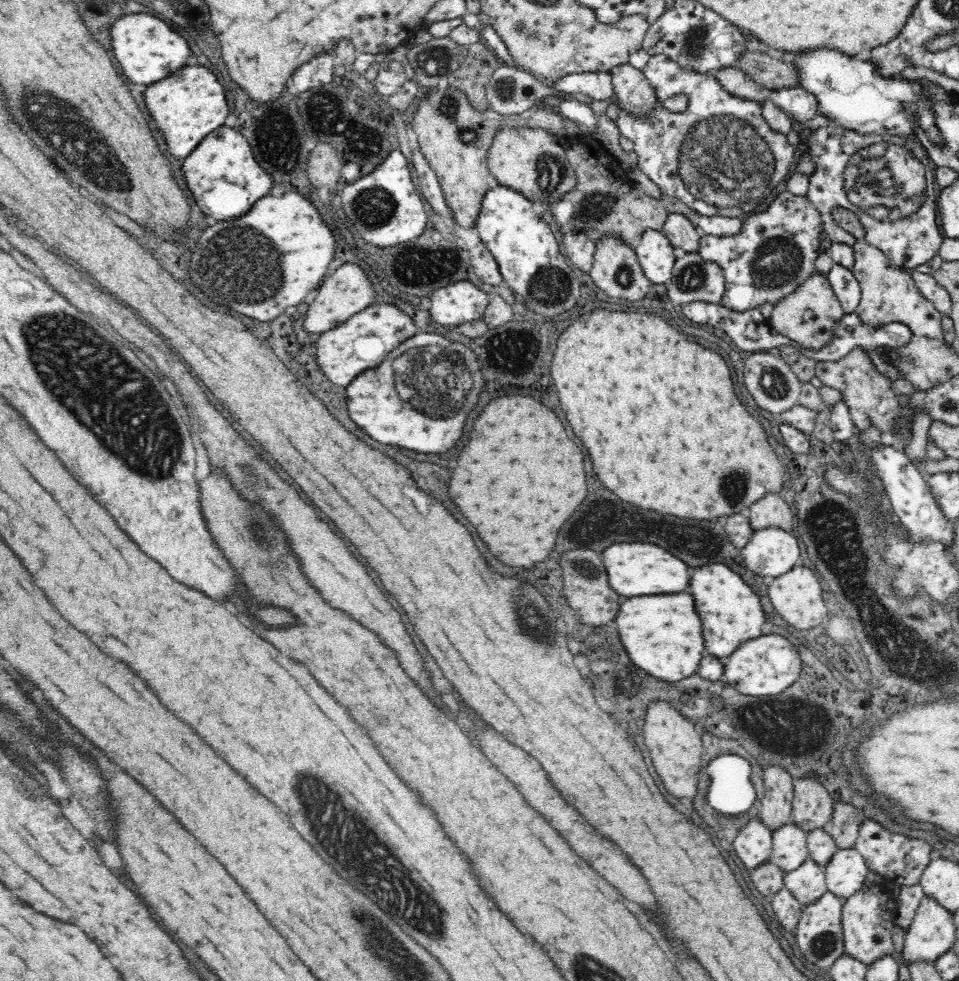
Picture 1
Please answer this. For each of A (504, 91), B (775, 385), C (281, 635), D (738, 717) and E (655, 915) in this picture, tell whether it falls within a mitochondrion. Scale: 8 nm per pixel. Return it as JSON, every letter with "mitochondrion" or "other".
{"A":"mitochondrion","B":"mitochondrion","C":"other","D":"mitochondrion","E":"other"}

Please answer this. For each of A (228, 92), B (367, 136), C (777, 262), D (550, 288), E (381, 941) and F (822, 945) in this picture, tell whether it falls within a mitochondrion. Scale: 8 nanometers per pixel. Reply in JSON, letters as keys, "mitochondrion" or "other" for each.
{"A":"other","B":"other","C":"mitochondrion","D":"mitochondrion","E":"mitochondrion","F":"mitochondrion"}

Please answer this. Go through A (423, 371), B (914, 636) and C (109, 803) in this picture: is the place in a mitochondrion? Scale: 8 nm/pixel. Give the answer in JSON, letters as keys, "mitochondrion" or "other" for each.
{"A":"mitochondrion","B":"mitochondrion","C":"other"}

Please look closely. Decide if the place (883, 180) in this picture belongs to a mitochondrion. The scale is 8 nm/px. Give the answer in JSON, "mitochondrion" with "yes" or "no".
{"mitochondrion":"yes"}

